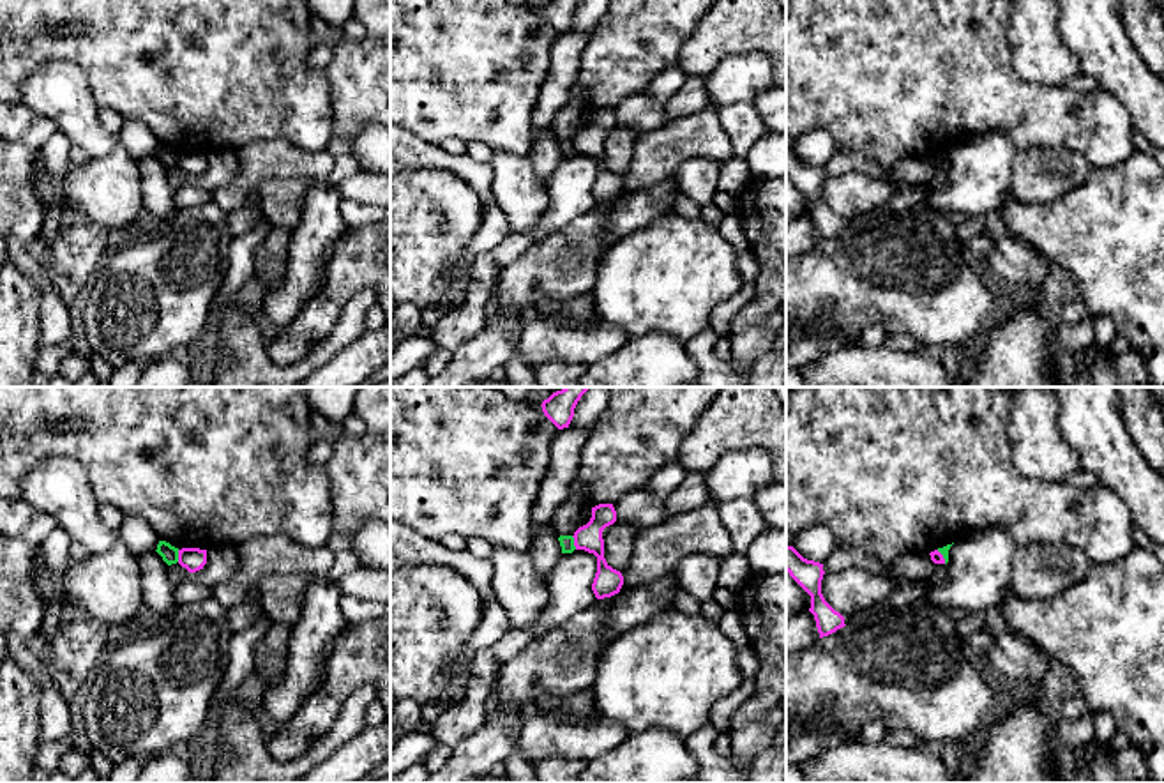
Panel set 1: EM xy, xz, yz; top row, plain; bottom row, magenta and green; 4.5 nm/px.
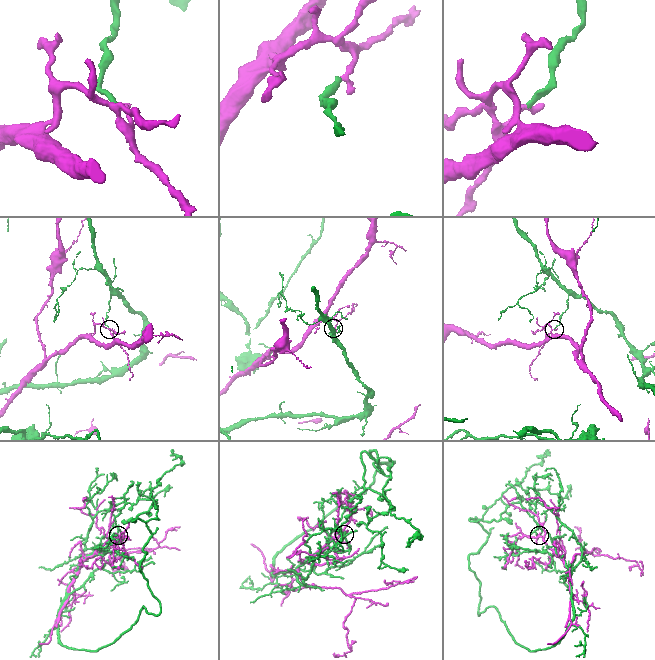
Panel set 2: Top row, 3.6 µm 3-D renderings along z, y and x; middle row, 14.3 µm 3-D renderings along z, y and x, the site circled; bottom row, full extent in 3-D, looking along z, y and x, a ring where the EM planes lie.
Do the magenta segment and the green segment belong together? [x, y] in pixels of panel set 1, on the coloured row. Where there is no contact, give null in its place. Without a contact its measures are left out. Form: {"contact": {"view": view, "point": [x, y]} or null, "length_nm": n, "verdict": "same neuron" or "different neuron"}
{"contact": {"view": "xz", "point": [574, 543]}, "length_nm": 70, "verdict": "different neuron"}

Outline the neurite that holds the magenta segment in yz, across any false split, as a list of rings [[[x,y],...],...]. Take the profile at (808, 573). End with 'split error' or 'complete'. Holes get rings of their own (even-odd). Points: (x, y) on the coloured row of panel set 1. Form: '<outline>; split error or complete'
[[[786,546],[786,571],[811,596],[809,612],[814,615],[820,638],[844,627],[844,617],[821,594],[823,564],[804,559],[793,546]]]; complete

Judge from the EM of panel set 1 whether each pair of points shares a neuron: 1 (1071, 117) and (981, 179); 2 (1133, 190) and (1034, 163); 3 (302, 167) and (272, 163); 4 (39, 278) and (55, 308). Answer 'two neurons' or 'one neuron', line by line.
1: two neurons
2: two neurons
3: one neuron
4: one neuron

